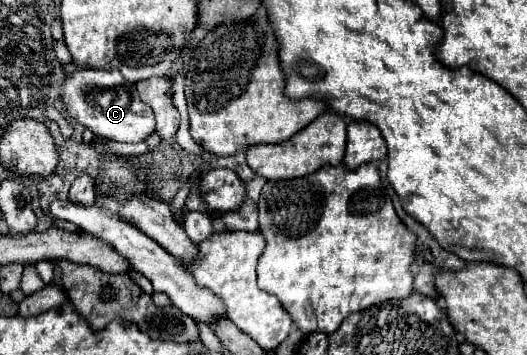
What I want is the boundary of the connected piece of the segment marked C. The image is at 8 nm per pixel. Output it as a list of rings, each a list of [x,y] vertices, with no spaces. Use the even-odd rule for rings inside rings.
[[[77,69],[65,73],[61,83],[61,103],[71,121],[83,129],[91,129],[95,137],[137,143],[155,131],[153,111],[141,101],[135,83],[125,81],[117,69]]]

